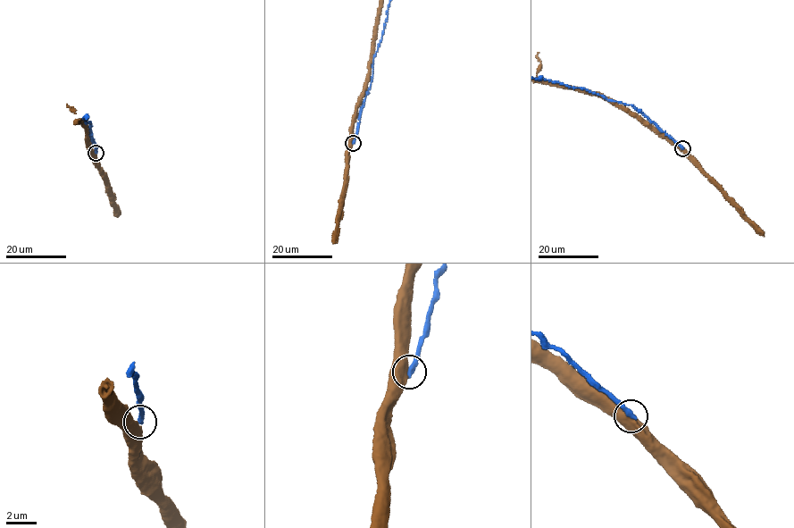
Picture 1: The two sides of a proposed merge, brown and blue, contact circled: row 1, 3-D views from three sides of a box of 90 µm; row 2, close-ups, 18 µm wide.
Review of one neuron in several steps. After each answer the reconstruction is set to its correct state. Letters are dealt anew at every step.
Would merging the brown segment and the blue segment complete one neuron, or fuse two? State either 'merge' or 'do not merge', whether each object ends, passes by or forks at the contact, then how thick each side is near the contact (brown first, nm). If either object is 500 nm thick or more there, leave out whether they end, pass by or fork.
do not merge; 550 nm thick on the brown side, 360 nm on the other

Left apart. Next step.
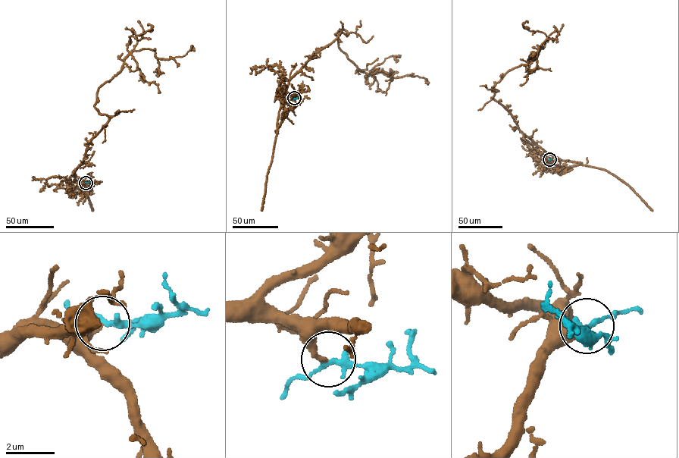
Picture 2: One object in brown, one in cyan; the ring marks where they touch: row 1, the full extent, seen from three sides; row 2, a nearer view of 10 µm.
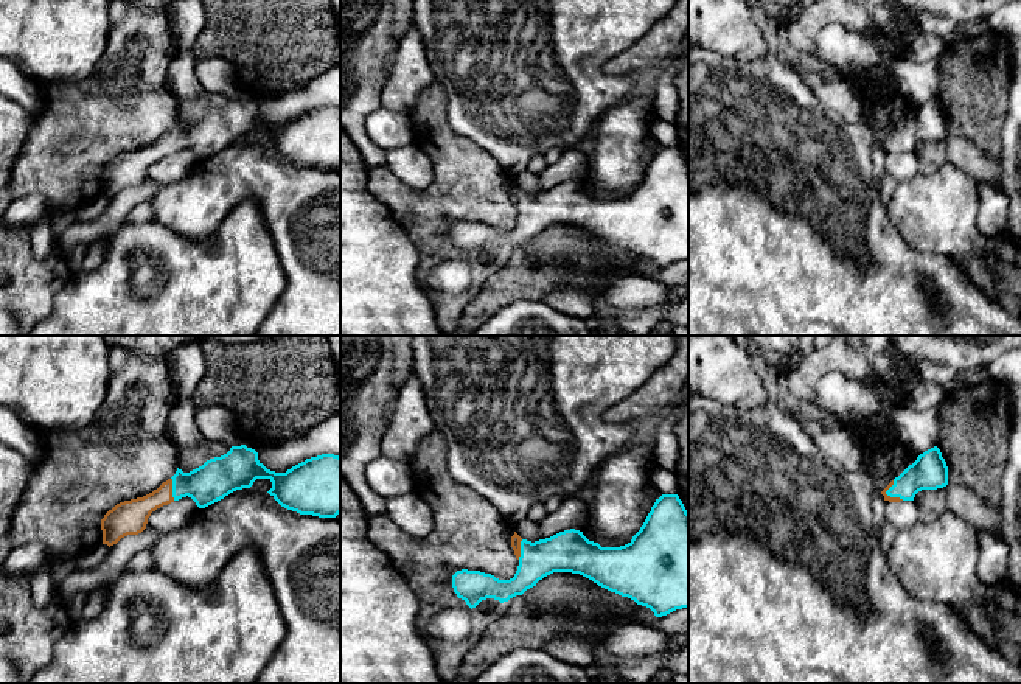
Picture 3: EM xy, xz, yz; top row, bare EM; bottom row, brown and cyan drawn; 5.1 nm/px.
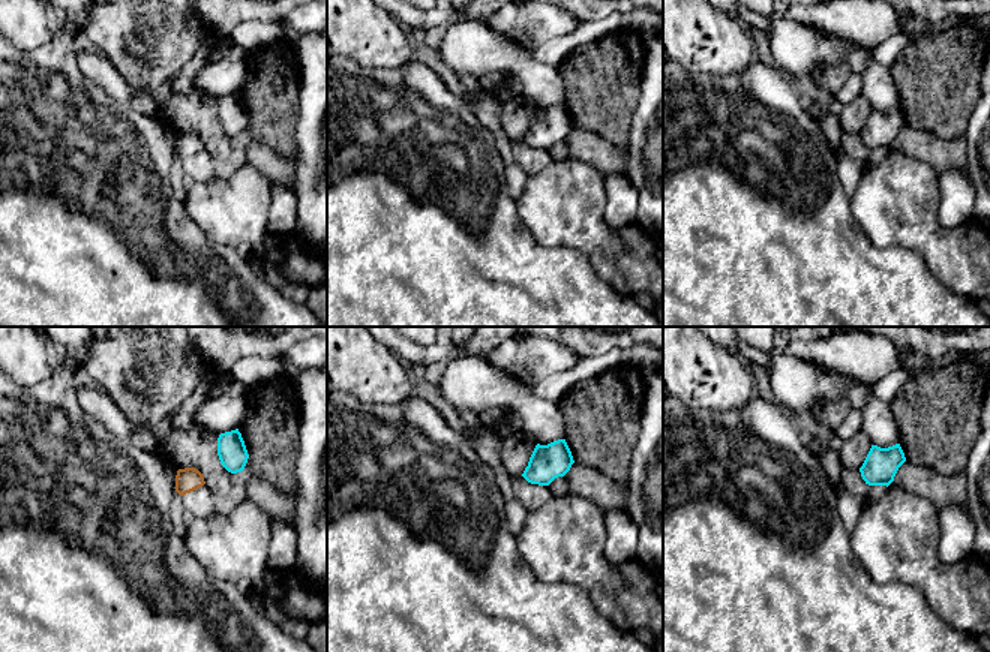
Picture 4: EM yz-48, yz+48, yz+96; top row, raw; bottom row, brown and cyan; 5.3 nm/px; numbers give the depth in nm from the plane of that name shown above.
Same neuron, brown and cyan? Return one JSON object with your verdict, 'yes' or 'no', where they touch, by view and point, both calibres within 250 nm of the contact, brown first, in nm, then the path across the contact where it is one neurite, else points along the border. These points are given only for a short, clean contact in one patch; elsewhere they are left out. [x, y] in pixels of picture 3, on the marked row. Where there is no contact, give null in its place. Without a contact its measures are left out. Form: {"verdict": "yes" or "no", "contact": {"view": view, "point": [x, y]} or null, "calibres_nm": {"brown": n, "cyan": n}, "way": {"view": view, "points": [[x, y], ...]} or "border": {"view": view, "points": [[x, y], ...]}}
{"verdict": "yes", "contact": {"view": "yz", "point": [889, 496]}, "calibres_nm": {"brown": 30, "cyan": 190}}

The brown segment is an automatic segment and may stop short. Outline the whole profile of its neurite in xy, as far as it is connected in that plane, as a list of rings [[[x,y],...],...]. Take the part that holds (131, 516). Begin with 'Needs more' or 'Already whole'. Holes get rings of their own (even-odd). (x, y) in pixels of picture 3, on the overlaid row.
Needs more. [[[246,445],[232,446],[221,457],[207,460],[202,466],[183,473],[177,468],[176,474],[163,482],[152,493],[124,501],[109,510],[101,519],[103,544],[109,547],[117,544],[127,535],[138,535],[146,529],[148,518],[157,508],[168,505],[182,497],[191,497],[199,508],[205,508],[230,493],[250,488],[256,479],[269,479],[272,488],[267,491],[281,507],[300,515],[312,515],[319,518],[336,518],[340,513],[340,457],[334,454],[322,454],[306,459],[292,466],[286,473],[267,469],[260,460],[258,452]]]

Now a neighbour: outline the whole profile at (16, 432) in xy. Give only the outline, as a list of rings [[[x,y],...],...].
[[[0,406],[0,441],[31,463],[40,462],[48,449],[47,434],[6,406]]]

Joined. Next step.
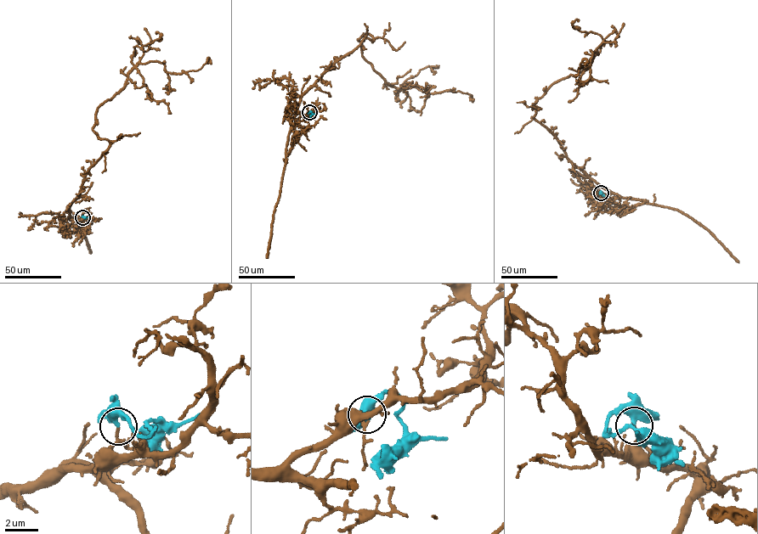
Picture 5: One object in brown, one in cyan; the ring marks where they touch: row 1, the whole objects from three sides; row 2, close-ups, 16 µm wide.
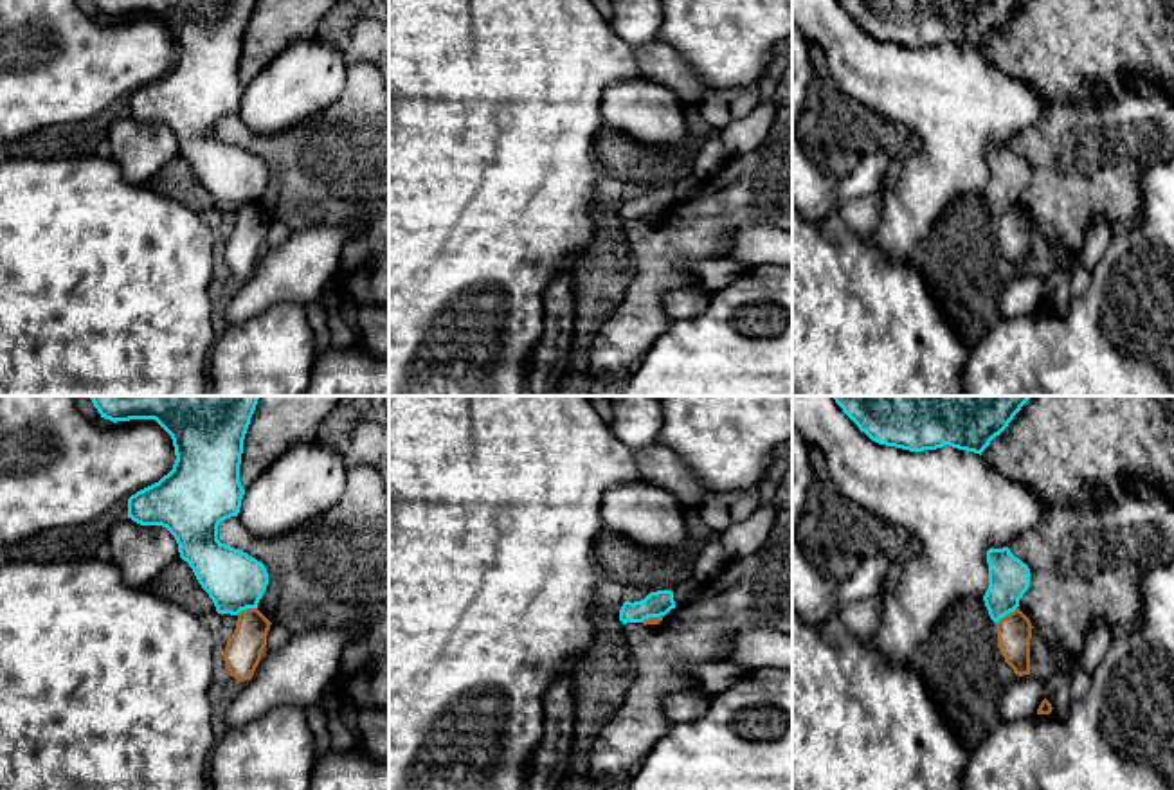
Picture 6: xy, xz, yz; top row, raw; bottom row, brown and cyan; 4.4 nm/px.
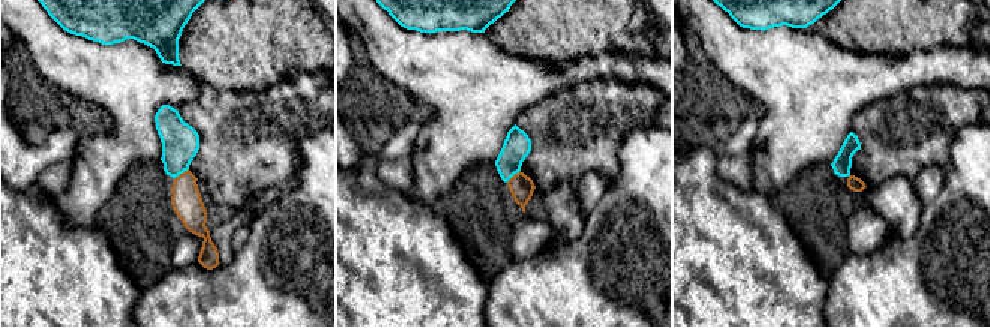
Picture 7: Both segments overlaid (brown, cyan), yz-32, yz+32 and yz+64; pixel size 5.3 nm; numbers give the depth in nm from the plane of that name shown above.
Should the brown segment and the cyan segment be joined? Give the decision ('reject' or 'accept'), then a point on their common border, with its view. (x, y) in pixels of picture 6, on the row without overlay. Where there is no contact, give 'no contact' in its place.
reject | yz (1007, 211)

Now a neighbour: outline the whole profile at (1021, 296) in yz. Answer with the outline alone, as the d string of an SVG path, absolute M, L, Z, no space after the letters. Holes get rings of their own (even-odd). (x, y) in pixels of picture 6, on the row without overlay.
M1016 272L1001 293L1001 319L1017 319L1037 311L1044 297L1046 279L1030 272Z

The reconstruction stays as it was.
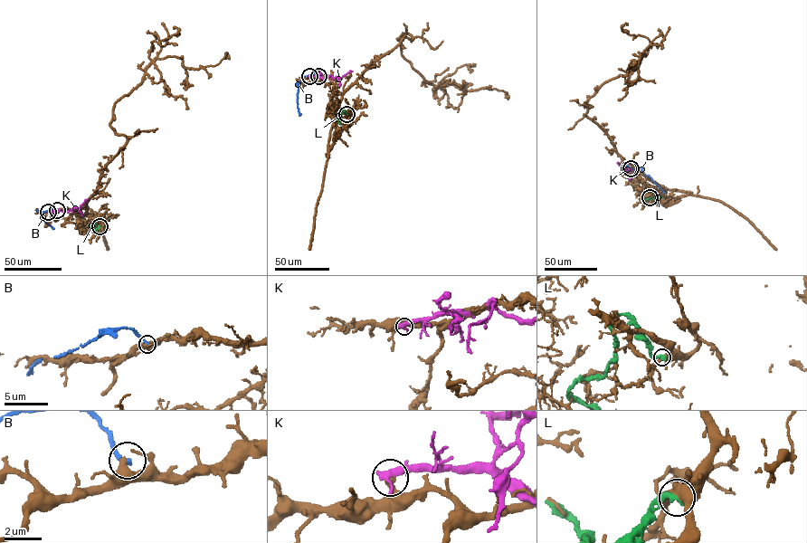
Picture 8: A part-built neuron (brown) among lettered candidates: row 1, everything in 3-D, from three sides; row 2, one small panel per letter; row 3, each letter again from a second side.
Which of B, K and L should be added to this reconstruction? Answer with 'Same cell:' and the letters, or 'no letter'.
Same cell: no letter

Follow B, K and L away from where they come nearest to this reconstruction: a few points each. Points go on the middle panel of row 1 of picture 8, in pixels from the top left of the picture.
B: (318, 76), (311, 73), (299, 83), (299, 115)
K: (309, 76), (340, 78), (352, 71)
L: (346, 114), (340, 109), (341, 114), (336, 118), (338, 123)

